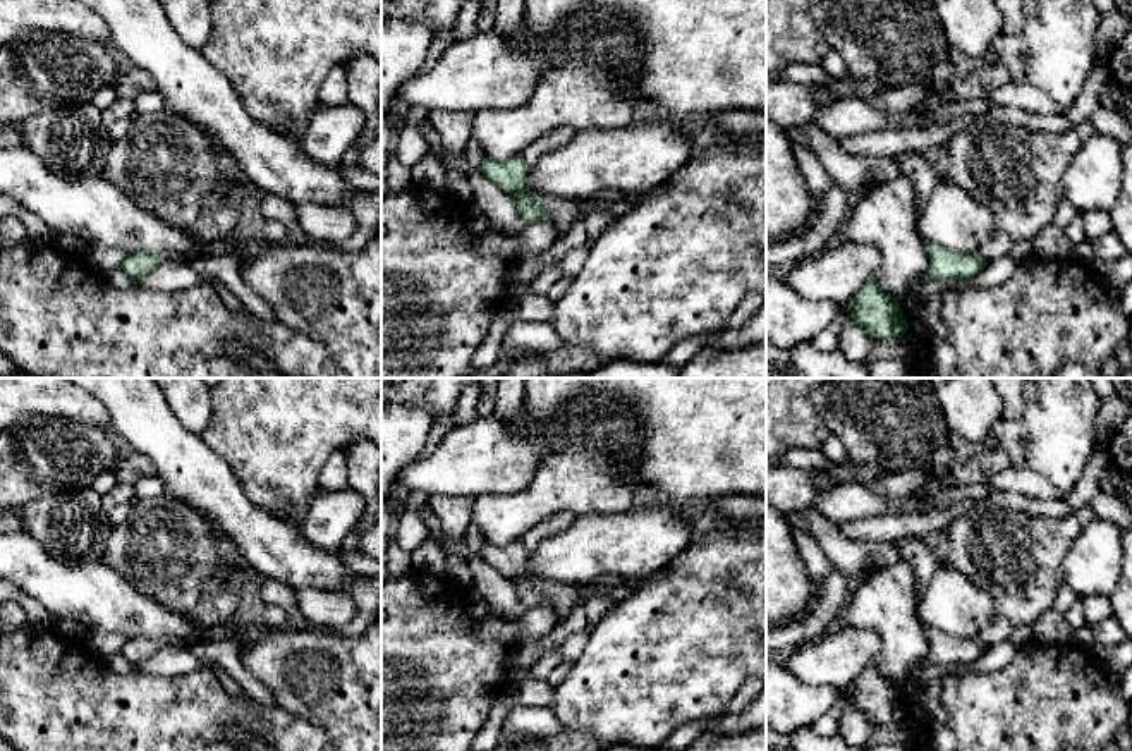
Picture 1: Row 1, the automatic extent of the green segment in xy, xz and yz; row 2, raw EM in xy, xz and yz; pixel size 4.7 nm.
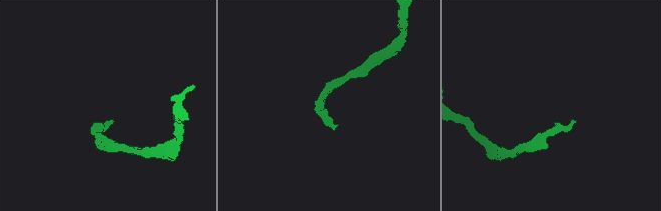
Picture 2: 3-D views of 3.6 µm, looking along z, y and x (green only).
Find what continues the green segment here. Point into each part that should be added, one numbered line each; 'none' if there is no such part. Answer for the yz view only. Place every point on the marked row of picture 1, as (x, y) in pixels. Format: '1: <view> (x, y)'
none

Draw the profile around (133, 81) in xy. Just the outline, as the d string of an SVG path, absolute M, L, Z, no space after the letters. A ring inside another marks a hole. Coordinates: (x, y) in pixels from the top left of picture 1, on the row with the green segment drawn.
M125 64L120 76L115 79L113 88L119 98L136 100L143 93L155 91L156 82L143 69Z

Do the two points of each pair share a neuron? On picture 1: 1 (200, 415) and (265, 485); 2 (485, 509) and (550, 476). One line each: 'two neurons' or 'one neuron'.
1: two neurons
2: one neuron

